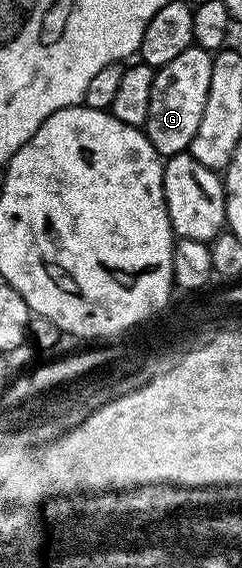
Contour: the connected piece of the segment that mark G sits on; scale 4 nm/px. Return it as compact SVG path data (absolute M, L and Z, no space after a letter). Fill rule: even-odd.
M191 44L171 63L161 66L153 74L151 83L151 107L143 126L145 138L153 144L162 158L168 159L189 148L195 131L199 131L199 119L203 119L203 107L207 107L207 87L211 87L211 63L213 53Z

